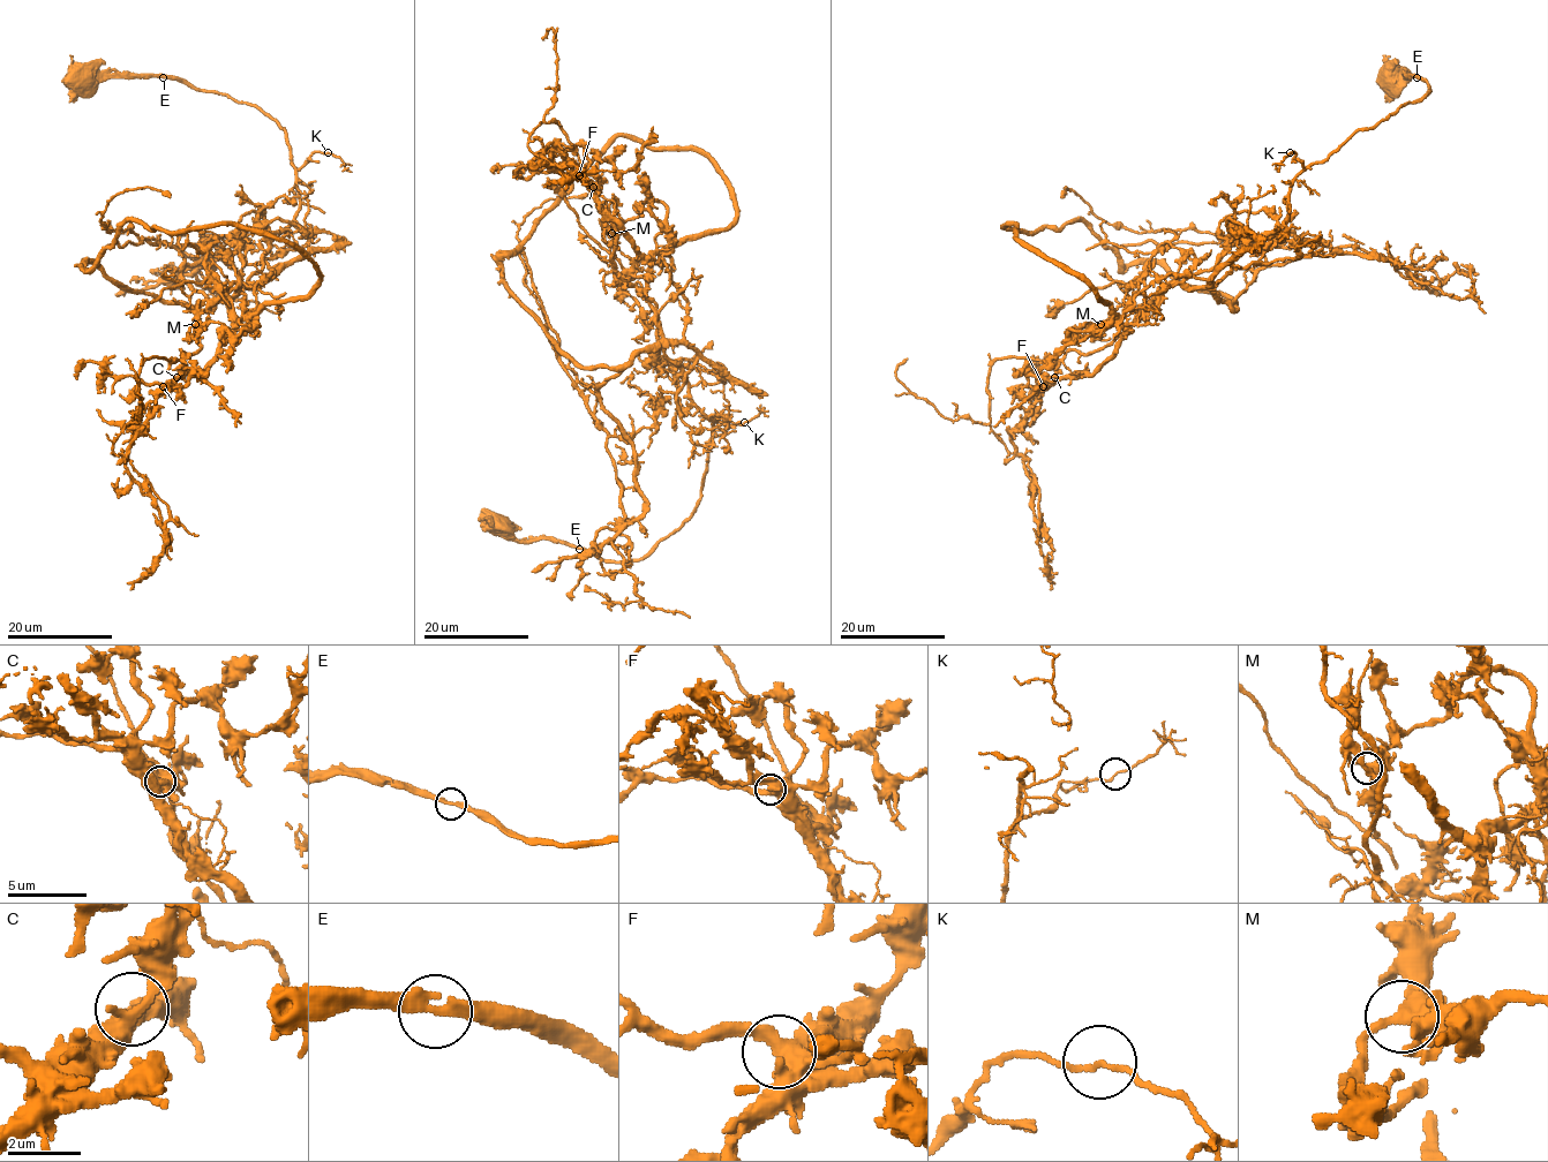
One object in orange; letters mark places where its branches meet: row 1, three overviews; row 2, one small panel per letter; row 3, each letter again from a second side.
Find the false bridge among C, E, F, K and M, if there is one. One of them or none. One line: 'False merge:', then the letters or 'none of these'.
False merge: none of these

